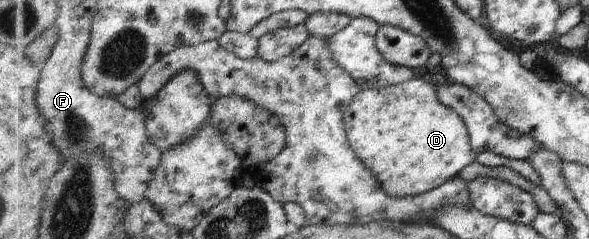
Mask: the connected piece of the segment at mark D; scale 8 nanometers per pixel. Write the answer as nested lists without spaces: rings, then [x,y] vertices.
[[[422,78],[383,89],[361,89],[346,109],[344,124],[347,137],[357,157],[377,176],[386,194],[392,197],[418,196],[437,189],[459,176],[464,168],[477,160],[471,147],[471,134],[464,119],[443,102],[436,86]]]

